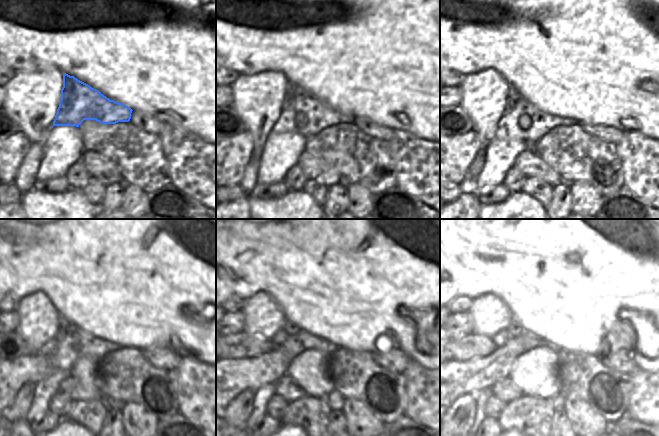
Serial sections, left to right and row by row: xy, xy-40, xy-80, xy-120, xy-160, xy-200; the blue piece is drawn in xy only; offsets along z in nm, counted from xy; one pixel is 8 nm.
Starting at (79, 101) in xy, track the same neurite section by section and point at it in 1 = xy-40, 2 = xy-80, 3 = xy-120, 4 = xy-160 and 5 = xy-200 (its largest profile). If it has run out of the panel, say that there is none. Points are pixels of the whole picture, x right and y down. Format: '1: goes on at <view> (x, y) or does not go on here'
1: goes on at xy-40 (302, 113)
2: goes on at xy-80 (522, 121)
3: goes on at xy-120 (77, 343)
4: goes on at xy-160 (299, 340)
5: goes on at xy-200 (537, 341)

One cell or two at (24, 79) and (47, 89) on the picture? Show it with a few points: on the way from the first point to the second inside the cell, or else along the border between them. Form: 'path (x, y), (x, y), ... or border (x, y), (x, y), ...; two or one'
path (30, 85), (34, 89), (41, 89); one

